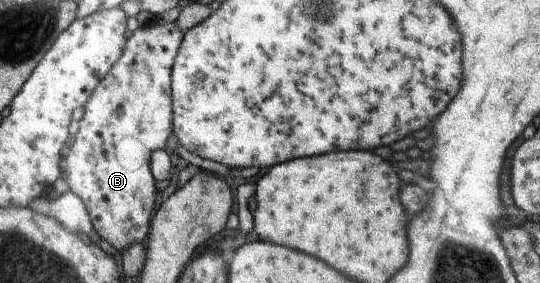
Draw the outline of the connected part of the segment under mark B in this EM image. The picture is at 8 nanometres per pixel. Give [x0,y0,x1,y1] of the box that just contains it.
[63,18,184,252]

